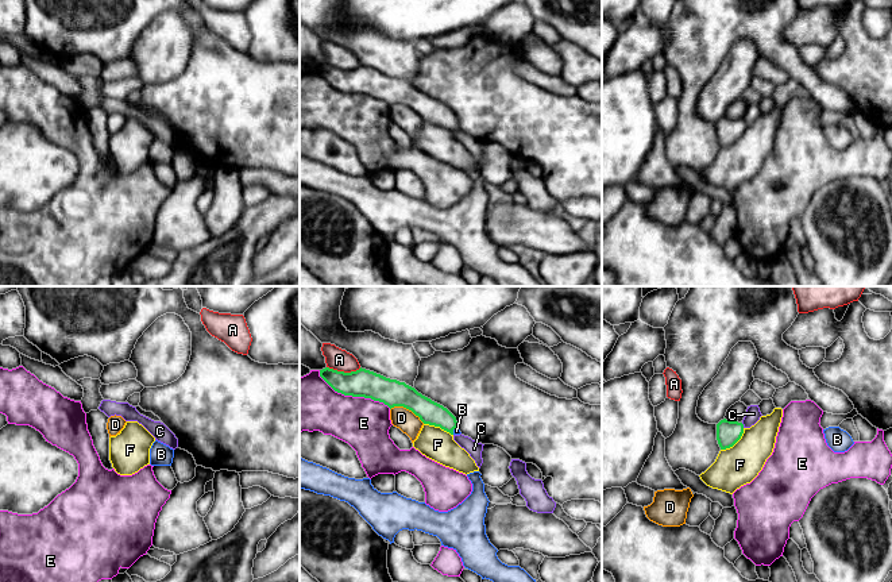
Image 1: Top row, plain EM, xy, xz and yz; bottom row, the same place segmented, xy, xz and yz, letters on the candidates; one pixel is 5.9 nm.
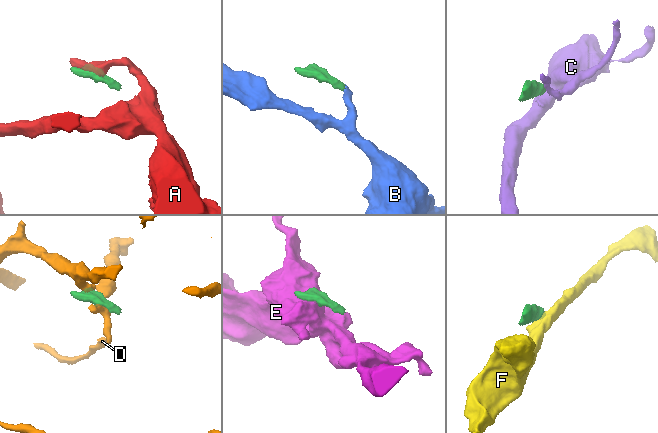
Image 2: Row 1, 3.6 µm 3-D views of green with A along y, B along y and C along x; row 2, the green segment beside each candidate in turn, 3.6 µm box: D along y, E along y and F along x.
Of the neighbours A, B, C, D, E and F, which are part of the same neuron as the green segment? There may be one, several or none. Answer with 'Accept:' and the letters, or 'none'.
Accept: B

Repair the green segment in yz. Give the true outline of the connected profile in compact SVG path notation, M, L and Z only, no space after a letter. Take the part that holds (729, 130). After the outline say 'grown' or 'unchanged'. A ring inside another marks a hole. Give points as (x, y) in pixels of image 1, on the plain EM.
M723 116L717 122L717 138L721 147L733 144L741 136L742 131L742 120Z; unchanged

